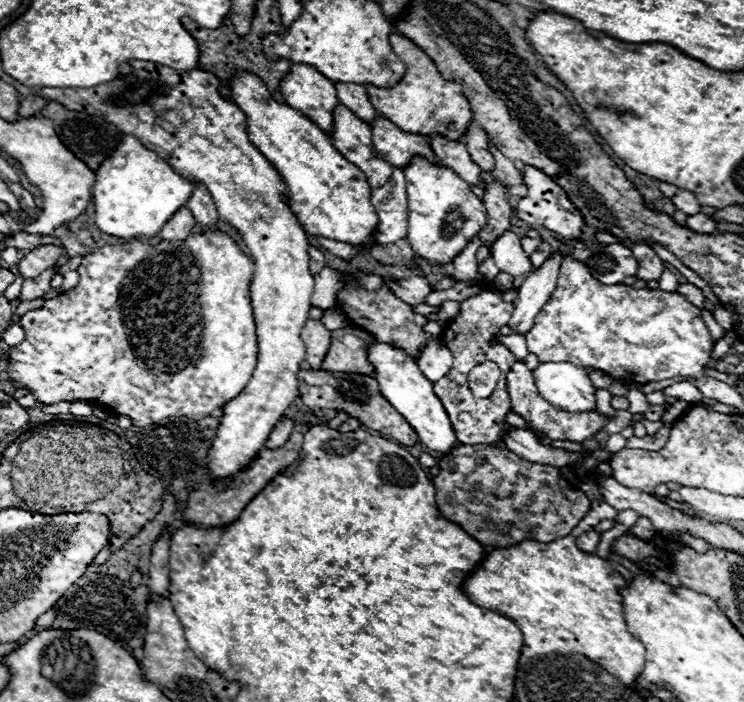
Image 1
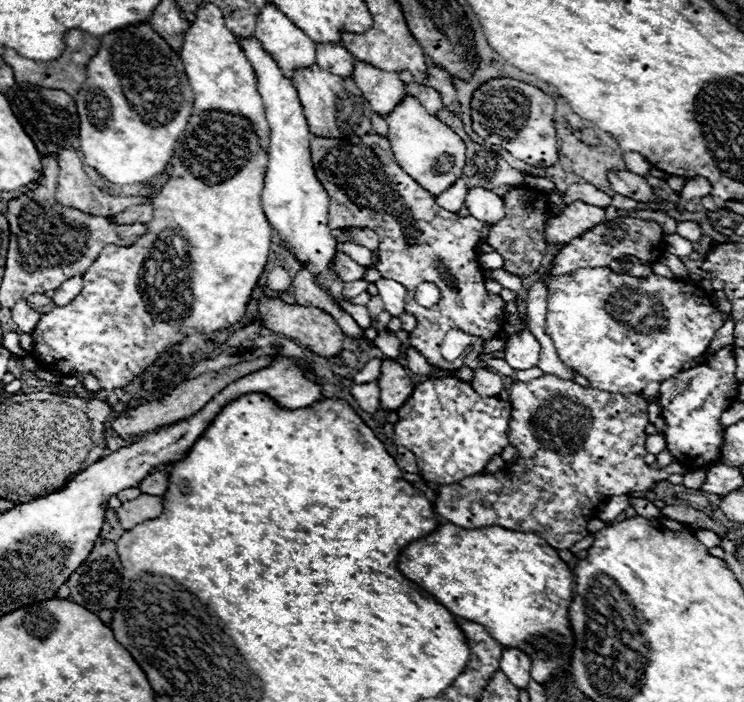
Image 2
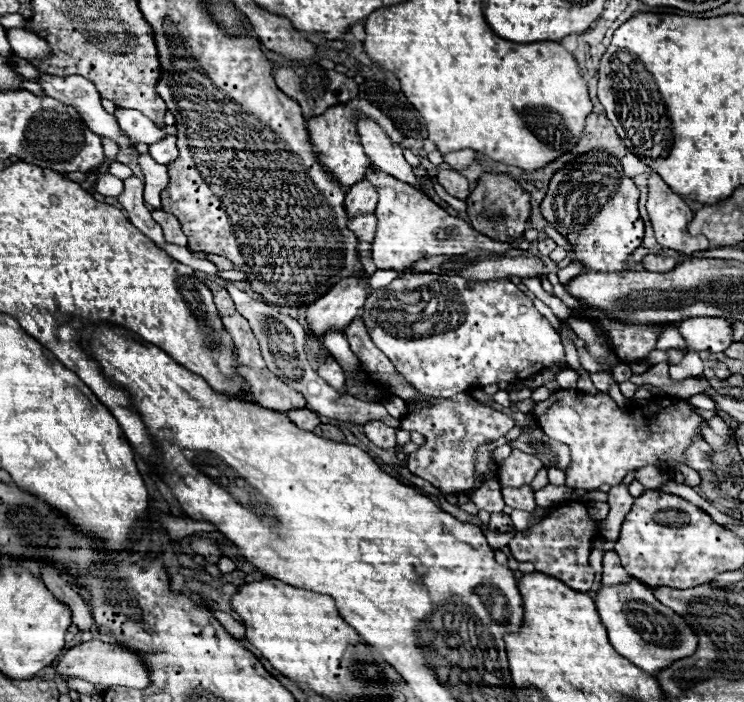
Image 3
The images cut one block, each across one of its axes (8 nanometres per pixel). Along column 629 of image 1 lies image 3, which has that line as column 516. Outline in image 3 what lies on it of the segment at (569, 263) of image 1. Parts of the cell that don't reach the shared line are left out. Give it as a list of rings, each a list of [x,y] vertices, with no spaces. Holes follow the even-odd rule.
[[[406,272],[386,288],[368,294],[362,320],[374,344],[394,362],[396,370],[414,388],[434,398],[452,398],[454,394],[468,392],[476,386],[498,384],[500,380],[526,380],[544,368],[566,362],[560,334],[510,280],[478,282],[462,276]]]

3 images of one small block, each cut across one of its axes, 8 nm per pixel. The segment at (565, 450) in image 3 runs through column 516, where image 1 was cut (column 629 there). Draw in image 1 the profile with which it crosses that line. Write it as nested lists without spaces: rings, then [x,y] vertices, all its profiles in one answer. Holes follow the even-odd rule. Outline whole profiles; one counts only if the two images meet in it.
[[[672,422],[670,424],[666,424],[666,426],[662,426],[654,436],[642,436],[642,438],[636,438],[636,436],[632,436],[632,438],[628,438],[626,440],[626,448],[640,448],[640,450],[660,450],[664,444],[666,444],[666,440],[668,440],[668,436],[670,436],[670,428],[672,428]]]

